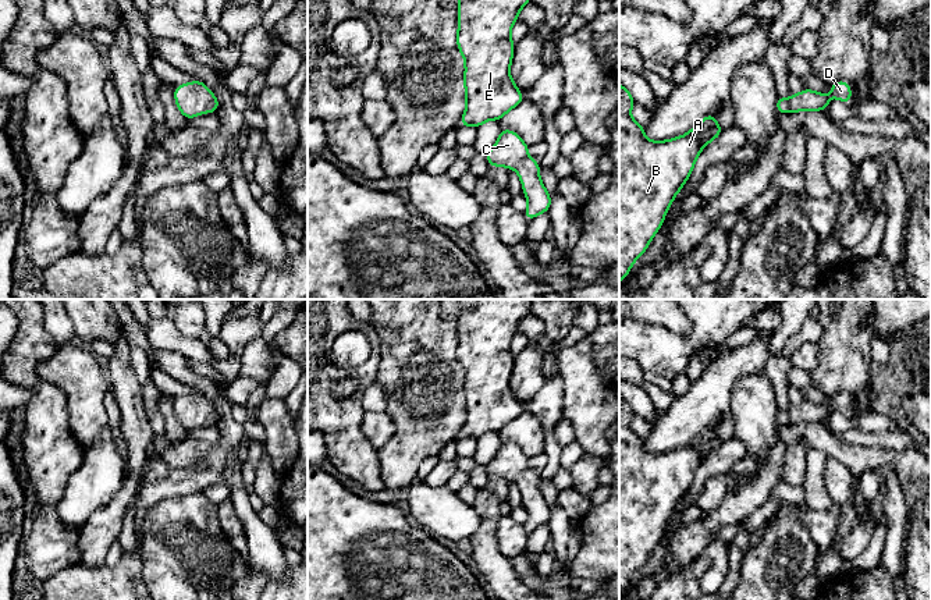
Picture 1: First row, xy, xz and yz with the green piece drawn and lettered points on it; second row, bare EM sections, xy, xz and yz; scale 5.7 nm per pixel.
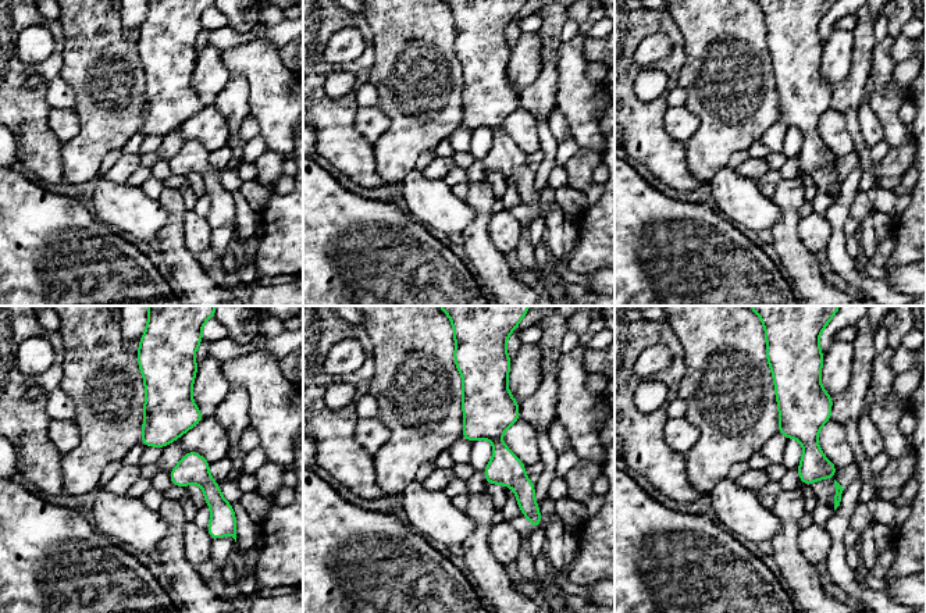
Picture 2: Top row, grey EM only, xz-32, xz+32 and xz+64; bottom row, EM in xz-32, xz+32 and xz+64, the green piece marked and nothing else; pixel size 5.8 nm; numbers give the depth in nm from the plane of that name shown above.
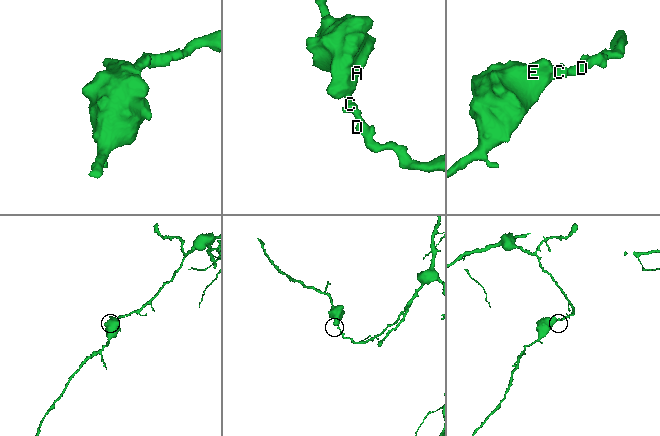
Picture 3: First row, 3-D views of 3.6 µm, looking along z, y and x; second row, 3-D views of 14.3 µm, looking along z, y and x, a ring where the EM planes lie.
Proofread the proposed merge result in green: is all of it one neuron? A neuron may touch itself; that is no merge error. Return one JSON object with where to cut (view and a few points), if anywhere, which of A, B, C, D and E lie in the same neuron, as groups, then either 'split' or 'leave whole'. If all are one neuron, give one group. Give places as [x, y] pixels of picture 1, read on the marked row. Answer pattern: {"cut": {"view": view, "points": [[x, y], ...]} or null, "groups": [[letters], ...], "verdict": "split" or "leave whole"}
{"cut": null, "groups": [["A", "B", "C", "D", "E"]], "verdict": "leave whole"}

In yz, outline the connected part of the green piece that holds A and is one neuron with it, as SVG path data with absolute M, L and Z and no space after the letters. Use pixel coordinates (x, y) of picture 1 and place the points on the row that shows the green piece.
M619 84L619 284L662 226L703 148L724 131L710 113L679 138L648 141L630 117L635 103Z

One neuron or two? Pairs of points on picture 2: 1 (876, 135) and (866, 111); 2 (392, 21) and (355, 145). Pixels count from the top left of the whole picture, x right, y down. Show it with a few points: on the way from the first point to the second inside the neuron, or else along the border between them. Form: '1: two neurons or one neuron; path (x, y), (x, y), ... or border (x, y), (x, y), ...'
1: one neuron; path (871, 129), (866, 117)
2: two neurons; border (374, 47), (374, 64), (367, 79)

